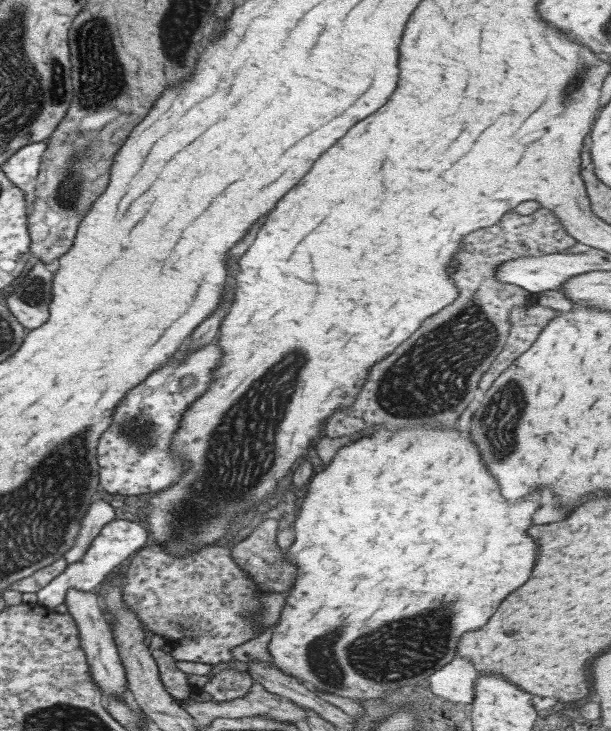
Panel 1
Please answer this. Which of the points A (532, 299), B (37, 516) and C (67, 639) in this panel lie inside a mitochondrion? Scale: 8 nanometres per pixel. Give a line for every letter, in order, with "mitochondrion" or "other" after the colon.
A: other
B: mitochondrion
C: other

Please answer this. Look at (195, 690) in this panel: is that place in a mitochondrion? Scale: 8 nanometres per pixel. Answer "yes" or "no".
no

